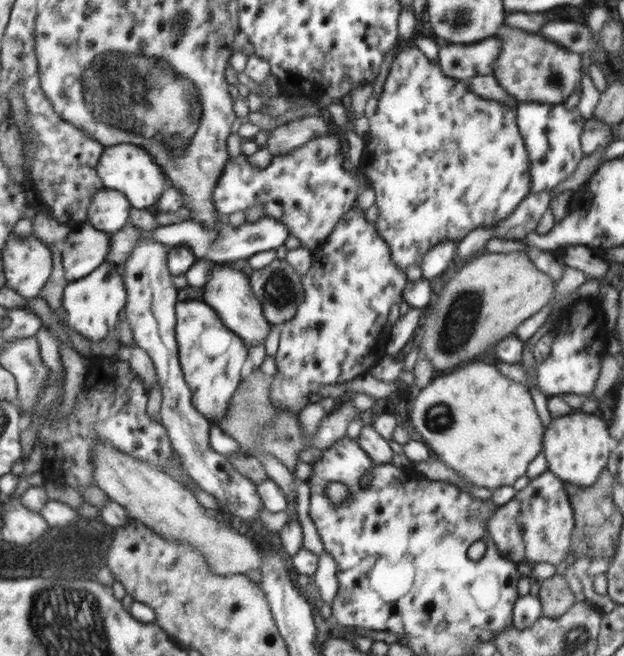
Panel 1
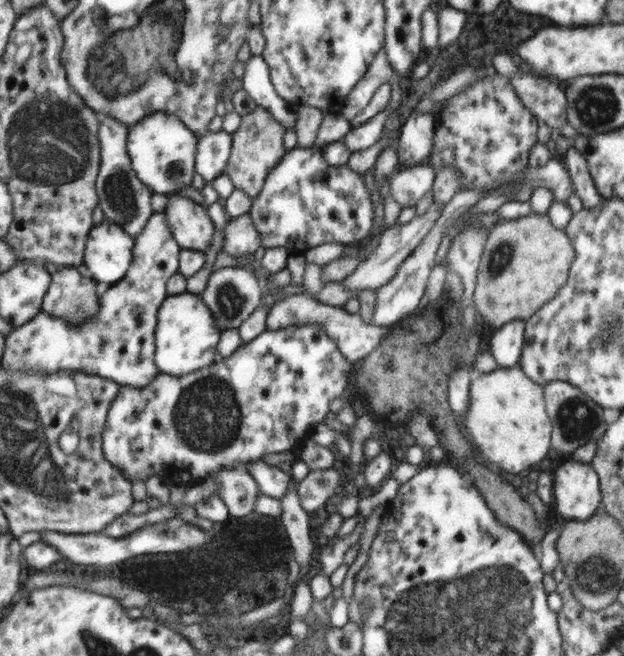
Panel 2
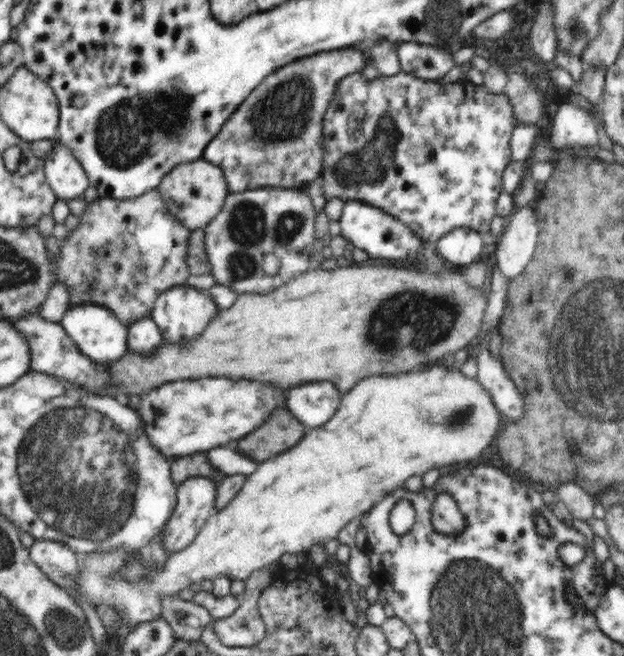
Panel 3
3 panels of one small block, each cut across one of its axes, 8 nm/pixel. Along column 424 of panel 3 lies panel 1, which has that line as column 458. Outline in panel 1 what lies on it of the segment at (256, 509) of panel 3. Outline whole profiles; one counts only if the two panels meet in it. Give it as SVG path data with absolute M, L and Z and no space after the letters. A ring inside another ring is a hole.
M474 361L433 377L411 398L408 420L436 459L467 478L472 486L493 490L512 486L537 456L544 434L523 383L509 380L493 365Z

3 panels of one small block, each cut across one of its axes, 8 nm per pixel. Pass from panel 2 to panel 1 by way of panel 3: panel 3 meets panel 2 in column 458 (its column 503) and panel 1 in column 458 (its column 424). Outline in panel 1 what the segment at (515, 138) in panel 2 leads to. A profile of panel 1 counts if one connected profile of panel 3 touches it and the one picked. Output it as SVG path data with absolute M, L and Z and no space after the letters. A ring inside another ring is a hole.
M411 41L401 44L392 59L388 74L377 98L375 114L368 119L369 134L363 138L364 147L358 164L359 172L364 176L366 186L374 192L374 202L378 208L376 221L373 222L380 237L388 244L392 260L397 268L404 271L409 264L418 265L423 257L445 240L459 241L468 232L476 228L490 228L507 218L513 209L531 191L531 161L524 145L524 137L515 126L515 109L507 108L495 100L487 100L468 91L461 79L445 76L439 65L428 59L420 50L413 47Z

